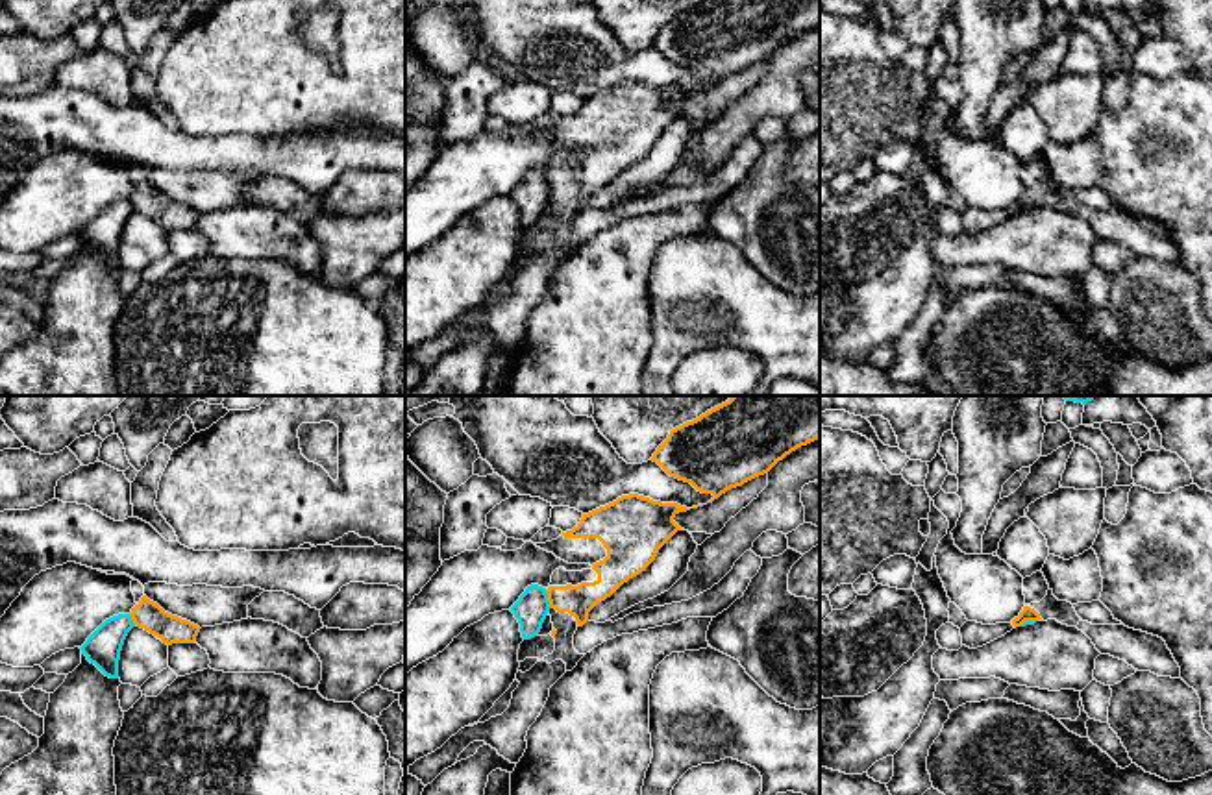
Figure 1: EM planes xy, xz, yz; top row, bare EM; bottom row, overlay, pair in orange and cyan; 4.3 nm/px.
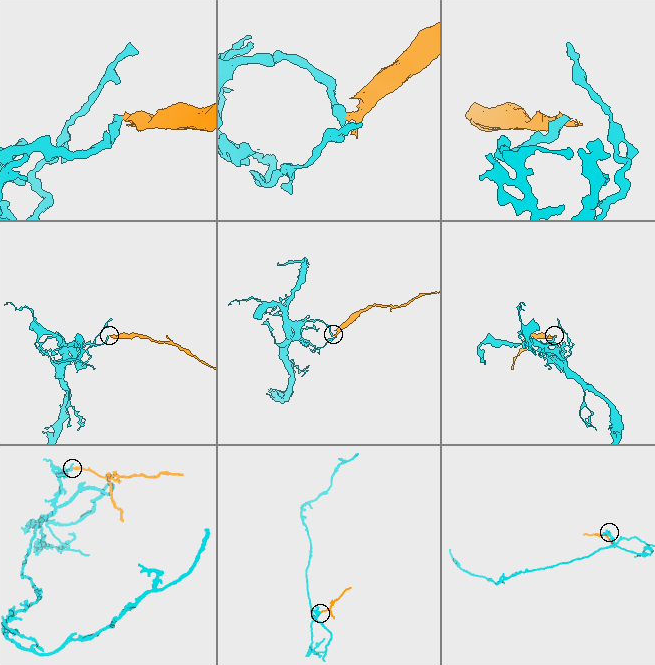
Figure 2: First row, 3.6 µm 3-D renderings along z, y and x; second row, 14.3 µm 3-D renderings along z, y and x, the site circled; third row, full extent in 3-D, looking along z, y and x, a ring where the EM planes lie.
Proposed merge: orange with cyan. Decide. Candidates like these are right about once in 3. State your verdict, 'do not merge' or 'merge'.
do not merge

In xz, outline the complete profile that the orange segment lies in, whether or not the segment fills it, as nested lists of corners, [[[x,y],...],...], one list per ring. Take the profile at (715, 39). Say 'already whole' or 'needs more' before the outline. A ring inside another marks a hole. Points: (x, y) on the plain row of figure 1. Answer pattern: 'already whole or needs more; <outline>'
already whole; [[[701,0],[670,17],[651,46],[670,63],[690,68],[701,80],[712,80],[712,89],[731,74],[768,59],[779,46],[820,24],[820,0]]]

